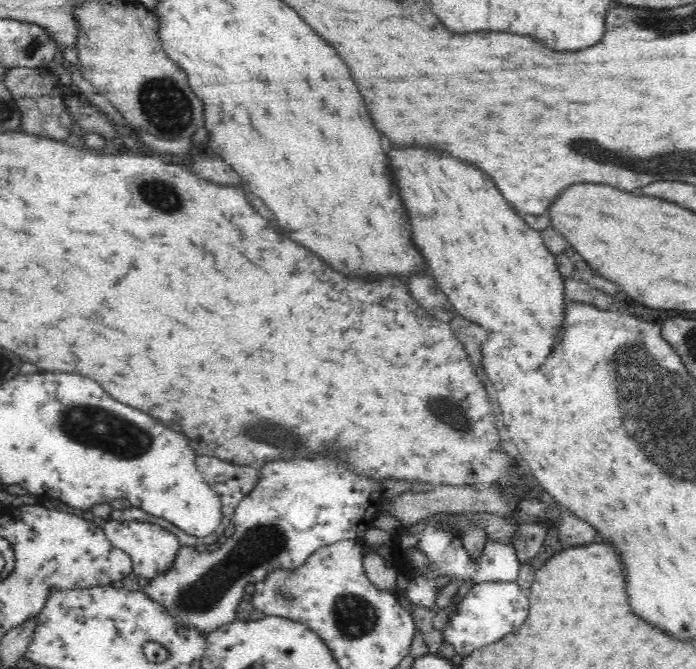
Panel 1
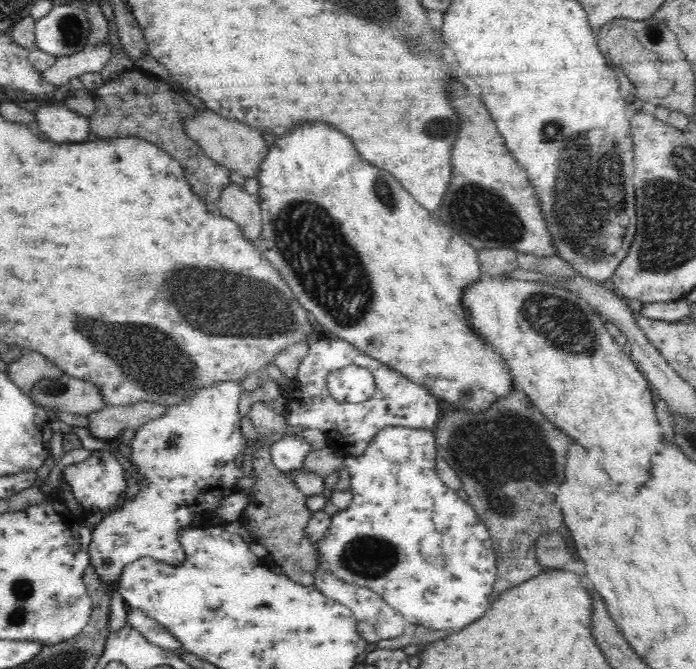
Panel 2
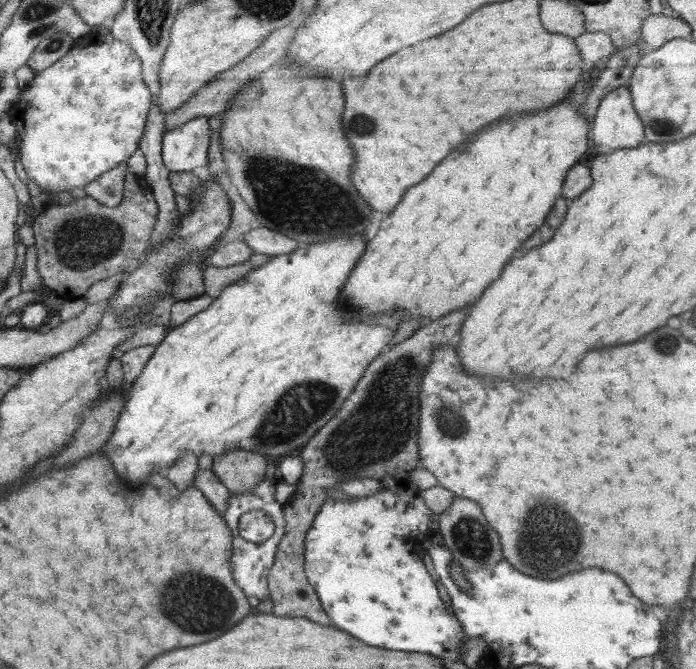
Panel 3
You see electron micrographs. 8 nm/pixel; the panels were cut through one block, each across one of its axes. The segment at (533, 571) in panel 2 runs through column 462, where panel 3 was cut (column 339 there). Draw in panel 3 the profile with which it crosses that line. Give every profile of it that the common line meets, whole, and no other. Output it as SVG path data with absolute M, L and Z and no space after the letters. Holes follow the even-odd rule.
M462 308L462 310L458 310L458 312L452 312L452 314L446 314L444 318L440 318L440 320L434 320L434 322L429 321L426 324L422 325L410 338L403 340L395 345L388 345L387 348L380 353L367 367L365 373L362 375L362 378L356 383L356 386L353 388L353 391L348 395L348 398L344 401L344 404L341 406L341 409L338 410L338 414L334 416L334 420L332 422L328 422L308 444L306 444L306 448L303 448L304 452L302 454L299 453L303 462L303 473L301 474L300 481L298 482L298 491L293 495L293 499L290 499L287 503L283 505L282 515L284 515L284 521L286 523L284 536L281 538L278 546L278 552L275 556L274 564L272 568L268 571L268 586L269 593L271 596L271 600L273 601L273 613L274 616L288 616L288 618L292 618L292 616L304 616L304 618L308 618L308 620L312 620L312 622L318 622L318 624L322 624L322 626L332 626L332 620L328 618L328 614L322 608L322 603L318 600L318 595L316 591L313 589L311 582L308 582L307 576L305 575L304 568L304 544L305 544L305 536L308 532L308 529L312 526L314 519L316 519L316 514L320 512L322 505L327 502L326 491L328 489L340 489L340 484L343 480L348 480L349 478L373 478L381 481L383 478L389 476L393 476L394 478L403 479L406 476L409 476L409 473L412 472L417 466L420 466L420 453L418 450L418 418L420 418L420 378L422 378L423 372L425 368L431 363L433 352L437 348L439 348L439 344L448 344L450 342L450 338L460 330L460 326L462 326L462 322L464 322L464 318L470 314L470 308Z

